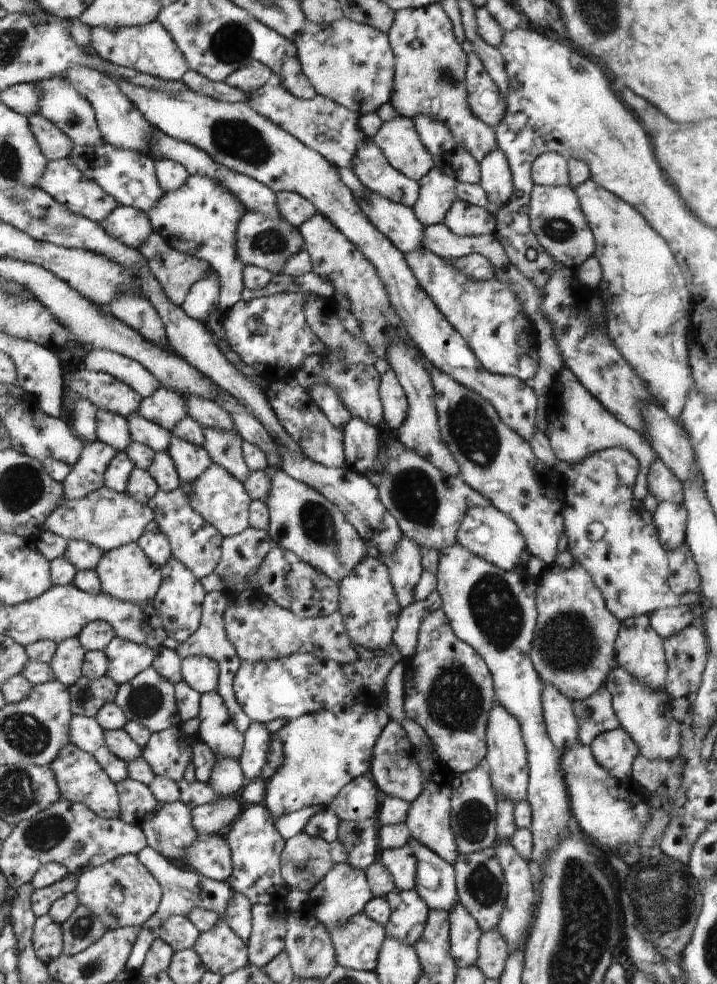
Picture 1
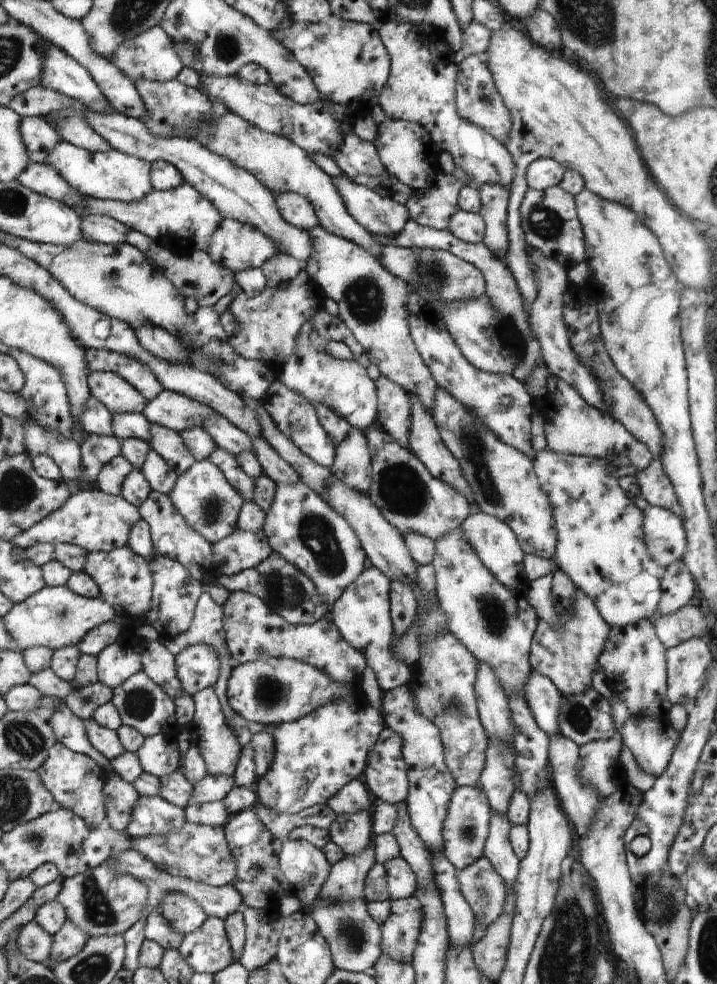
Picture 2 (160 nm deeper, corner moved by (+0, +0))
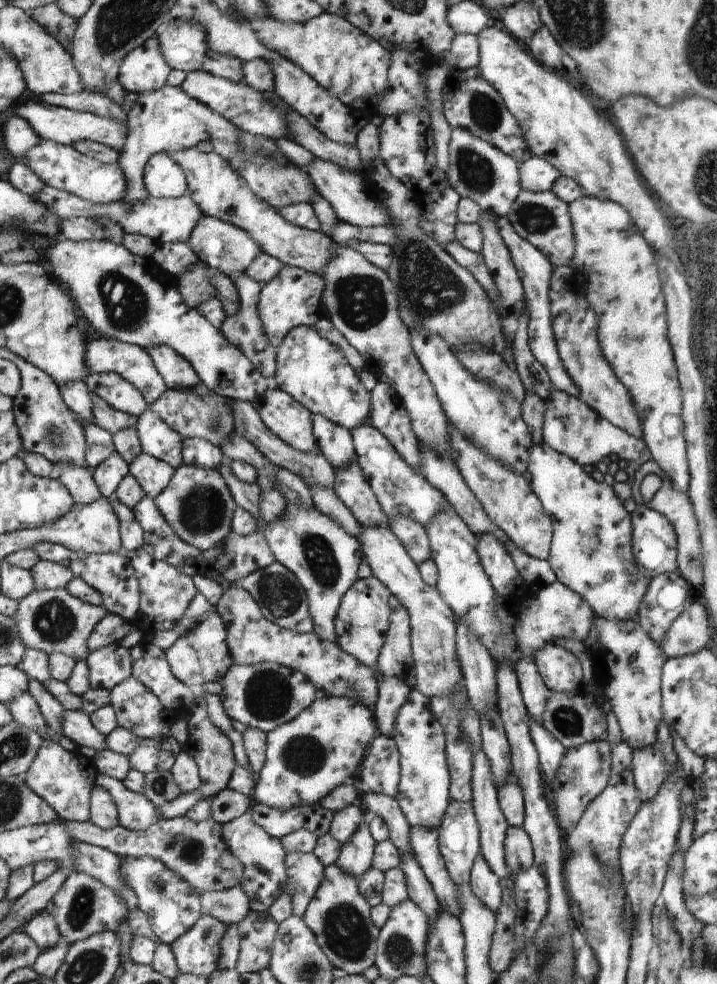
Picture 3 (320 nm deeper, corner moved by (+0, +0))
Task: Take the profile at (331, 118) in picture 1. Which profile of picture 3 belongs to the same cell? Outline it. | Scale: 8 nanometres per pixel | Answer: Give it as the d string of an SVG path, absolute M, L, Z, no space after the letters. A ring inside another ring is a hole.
M202 71L187 73L184 82L179 87L191 99L205 104L210 110L223 116L249 136L266 137L273 141L282 137L291 140L285 117L265 98L263 93L244 84L244 82L235 83Z

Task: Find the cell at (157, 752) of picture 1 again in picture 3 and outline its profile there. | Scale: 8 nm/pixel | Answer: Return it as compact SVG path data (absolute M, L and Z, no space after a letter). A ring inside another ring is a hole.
M170 734L154 739L142 739L128 760L133 770L144 775L155 771L170 771L183 748Z

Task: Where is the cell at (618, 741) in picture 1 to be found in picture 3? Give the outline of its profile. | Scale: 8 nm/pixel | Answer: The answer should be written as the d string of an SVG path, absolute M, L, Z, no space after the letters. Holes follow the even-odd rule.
M609 740L589 742L565 752L565 758L553 780L555 788L550 786L554 791L555 815L563 831L569 832L574 828L588 808L588 804L606 788L610 776L610 759Z

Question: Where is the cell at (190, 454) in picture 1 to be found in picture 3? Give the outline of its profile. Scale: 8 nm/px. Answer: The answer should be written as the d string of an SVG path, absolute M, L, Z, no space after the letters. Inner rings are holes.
M147 410L144 415L138 417L135 428L141 438L142 453L165 461L175 470L182 466L183 438L166 422L156 417L152 410Z

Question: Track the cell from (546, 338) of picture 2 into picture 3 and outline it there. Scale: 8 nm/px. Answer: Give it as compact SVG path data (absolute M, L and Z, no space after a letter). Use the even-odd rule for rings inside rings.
M498 217L496 223L498 232L501 233L502 240L505 241L513 257L513 263L520 273L525 289L525 304L528 306L529 326L527 335L529 345L534 358L544 367L551 380L552 388L562 392L567 392L575 397L578 394L574 381L562 364L560 353L557 349L556 337L553 333L553 313L550 308L550 277L552 276L553 265L545 256L541 249L534 248L525 238L523 238L510 224L507 217Z

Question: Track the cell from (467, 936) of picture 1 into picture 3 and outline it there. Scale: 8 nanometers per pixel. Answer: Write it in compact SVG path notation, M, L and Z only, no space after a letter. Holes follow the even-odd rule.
M411 827L409 839L411 852L432 885L440 908L459 917L456 885L452 882L444 857L439 851L439 832L430 827Z

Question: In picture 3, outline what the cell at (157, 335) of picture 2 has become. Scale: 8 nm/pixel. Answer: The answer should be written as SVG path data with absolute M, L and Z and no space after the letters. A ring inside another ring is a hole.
M156 344L156 346L148 346L146 353L153 358L153 363L164 378L168 389L189 390L202 384L196 374L197 370L174 348L166 344Z

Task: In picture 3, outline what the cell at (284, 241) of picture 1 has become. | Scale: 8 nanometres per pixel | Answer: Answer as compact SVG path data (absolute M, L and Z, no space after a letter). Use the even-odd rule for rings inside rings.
M205 214L193 230L190 247L199 261L228 277L244 274L246 268L254 262L254 258L262 252L261 245L246 230Z

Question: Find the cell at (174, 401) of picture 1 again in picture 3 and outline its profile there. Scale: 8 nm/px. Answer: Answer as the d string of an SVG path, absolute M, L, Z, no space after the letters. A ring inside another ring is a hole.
M168 389L161 399L149 404L148 410L152 410L155 416L162 422L166 422L172 430L180 434L182 438L204 438L212 444L221 447L226 440L236 440L244 437L244 430L238 428L240 416L238 416L238 400L226 399L226 396L213 394L212 396L200 396L186 389Z

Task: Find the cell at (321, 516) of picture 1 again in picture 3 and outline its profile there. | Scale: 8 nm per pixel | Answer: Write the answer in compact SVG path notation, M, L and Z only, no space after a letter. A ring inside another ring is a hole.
M287 502L285 512L264 526L262 534L277 562L296 574L298 582L308 594L308 610L312 616L313 630L320 640L336 642L334 620L342 597L354 582L362 560L361 544L358 539L315 505L302 506Z

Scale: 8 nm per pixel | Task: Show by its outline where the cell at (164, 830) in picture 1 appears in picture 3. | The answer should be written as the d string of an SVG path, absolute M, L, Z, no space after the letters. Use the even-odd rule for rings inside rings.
M98 773L97 786L110 792L112 800L118 806L118 821L123 828L144 831L162 819L158 808L143 793L131 792L123 781Z

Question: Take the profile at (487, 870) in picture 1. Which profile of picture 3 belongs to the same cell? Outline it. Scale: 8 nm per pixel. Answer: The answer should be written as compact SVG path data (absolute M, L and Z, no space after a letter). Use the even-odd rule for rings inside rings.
M478 854L469 882L473 893L494 913L498 912L502 902L499 880L500 877L489 867L485 856Z

